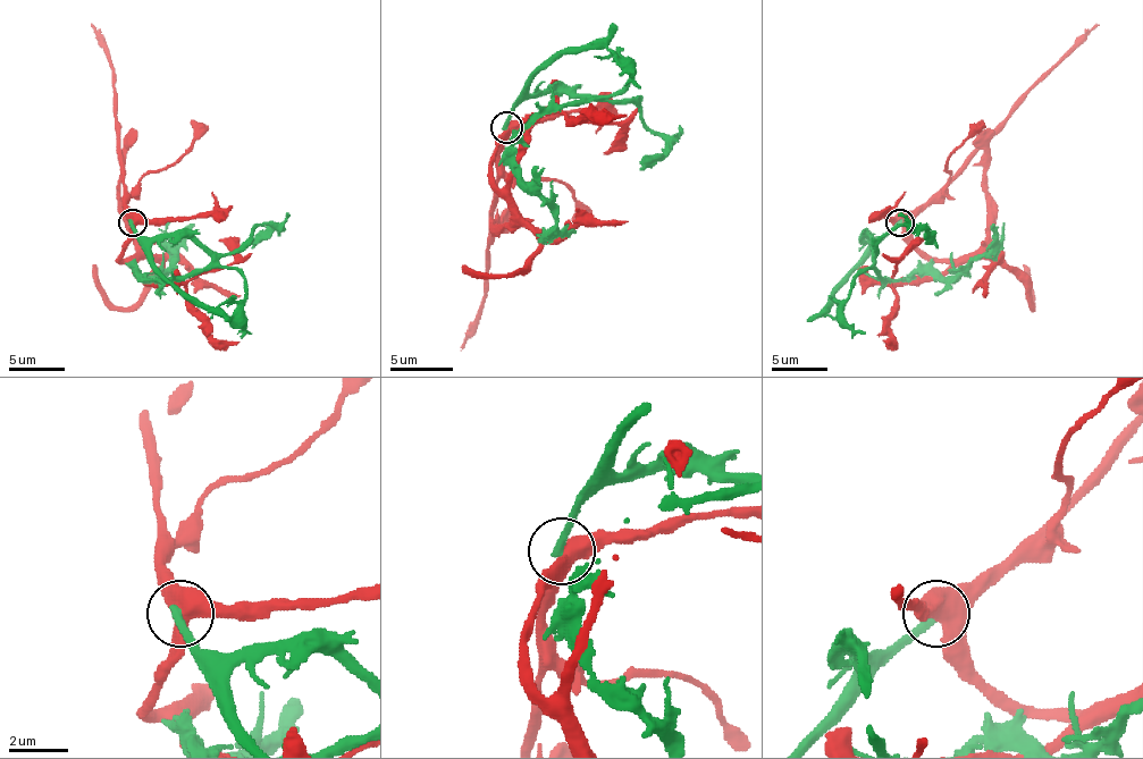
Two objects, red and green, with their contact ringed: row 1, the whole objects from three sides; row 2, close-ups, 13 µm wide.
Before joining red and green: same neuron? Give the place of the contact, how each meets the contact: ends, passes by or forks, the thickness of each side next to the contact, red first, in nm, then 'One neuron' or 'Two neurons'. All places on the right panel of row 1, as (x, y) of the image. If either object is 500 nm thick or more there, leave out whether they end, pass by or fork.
Place: (900, 222). Thickness 500 nm (red) against 340 nm. Two neurons

